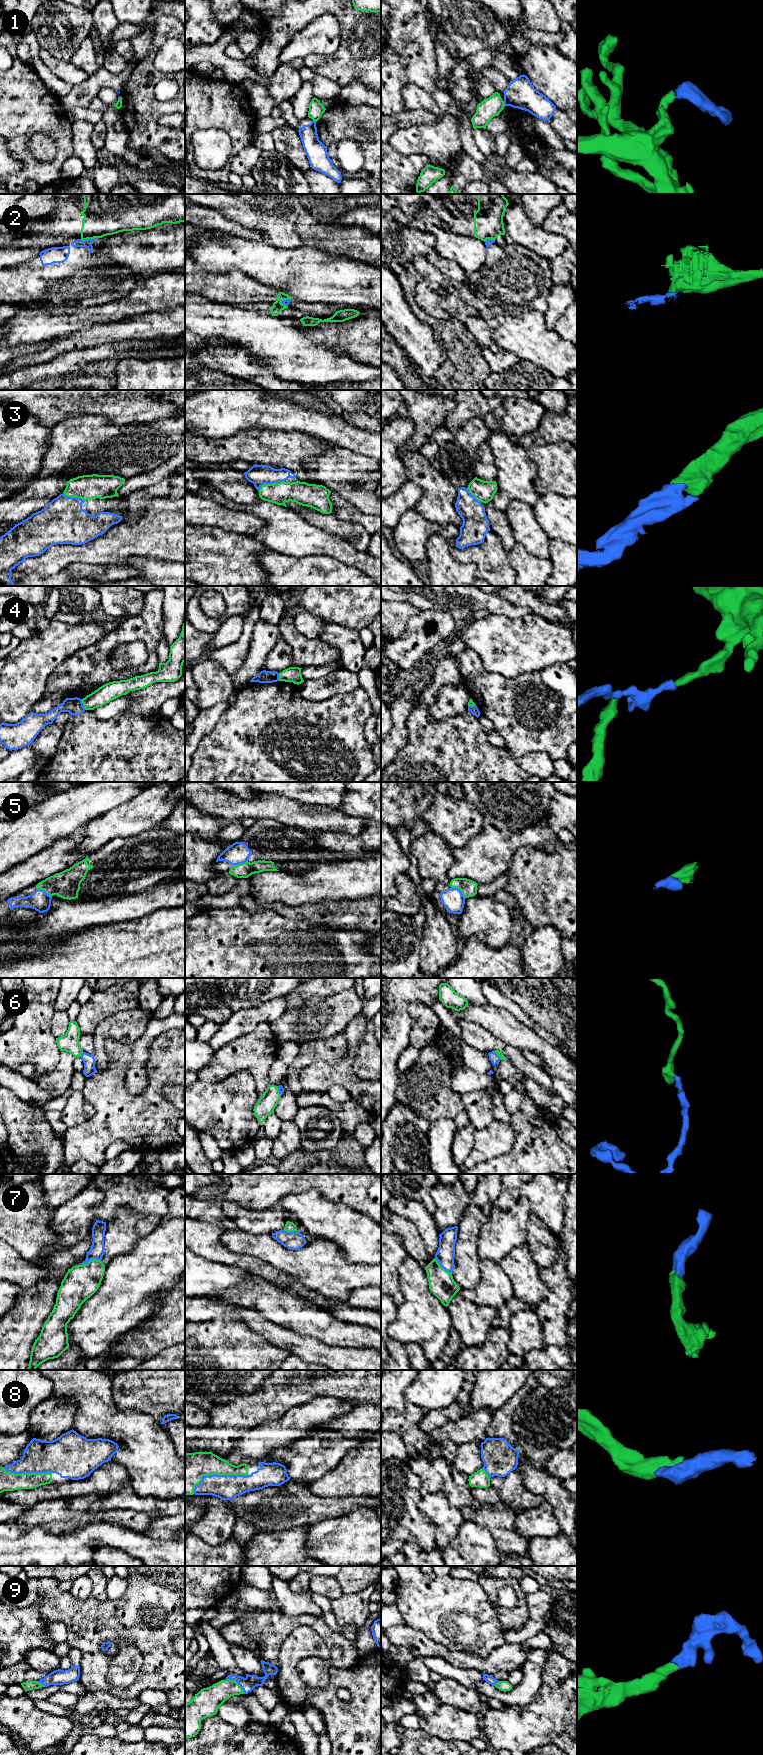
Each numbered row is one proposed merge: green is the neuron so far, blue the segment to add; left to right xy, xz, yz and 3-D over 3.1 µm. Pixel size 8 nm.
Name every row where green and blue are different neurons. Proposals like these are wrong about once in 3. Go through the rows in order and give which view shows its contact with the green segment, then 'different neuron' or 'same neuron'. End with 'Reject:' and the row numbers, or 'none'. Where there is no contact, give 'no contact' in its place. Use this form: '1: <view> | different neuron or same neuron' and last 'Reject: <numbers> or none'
1: yz | different neuron
2: xy | different neuron
3: xz | same neuron
4: xy | different neuron
5: yz | same neuron
6: yz | same neuron
7: xy | same neuron
8: xz | same neuron
9: xz | same neuron
Reject: 1, 2, 4

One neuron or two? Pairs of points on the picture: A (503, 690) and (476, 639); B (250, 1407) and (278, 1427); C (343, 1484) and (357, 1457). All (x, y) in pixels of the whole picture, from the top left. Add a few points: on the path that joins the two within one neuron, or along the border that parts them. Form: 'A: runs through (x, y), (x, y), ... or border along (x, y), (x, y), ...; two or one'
A: border along (478, 656), (487, 671), (505, 677), (517, 677); two
B: border along (267, 1420), (263, 1422); two
C: runs through (350, 1477), (357, 1470), (357, 1464); one

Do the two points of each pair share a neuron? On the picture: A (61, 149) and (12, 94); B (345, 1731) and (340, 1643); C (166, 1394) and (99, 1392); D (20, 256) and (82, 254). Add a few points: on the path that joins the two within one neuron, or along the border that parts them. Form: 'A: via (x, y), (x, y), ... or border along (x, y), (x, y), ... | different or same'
A: via (57, 134), (27, 105) | same
B: border along (359, 1658), (355, 1664), (348, 1668), (330, 1667) | different
C: border along (110, 1380), (113, 1402), (119, 1409), (125, 1412) | different
D: border along (40, 252), (16, 266) | different

